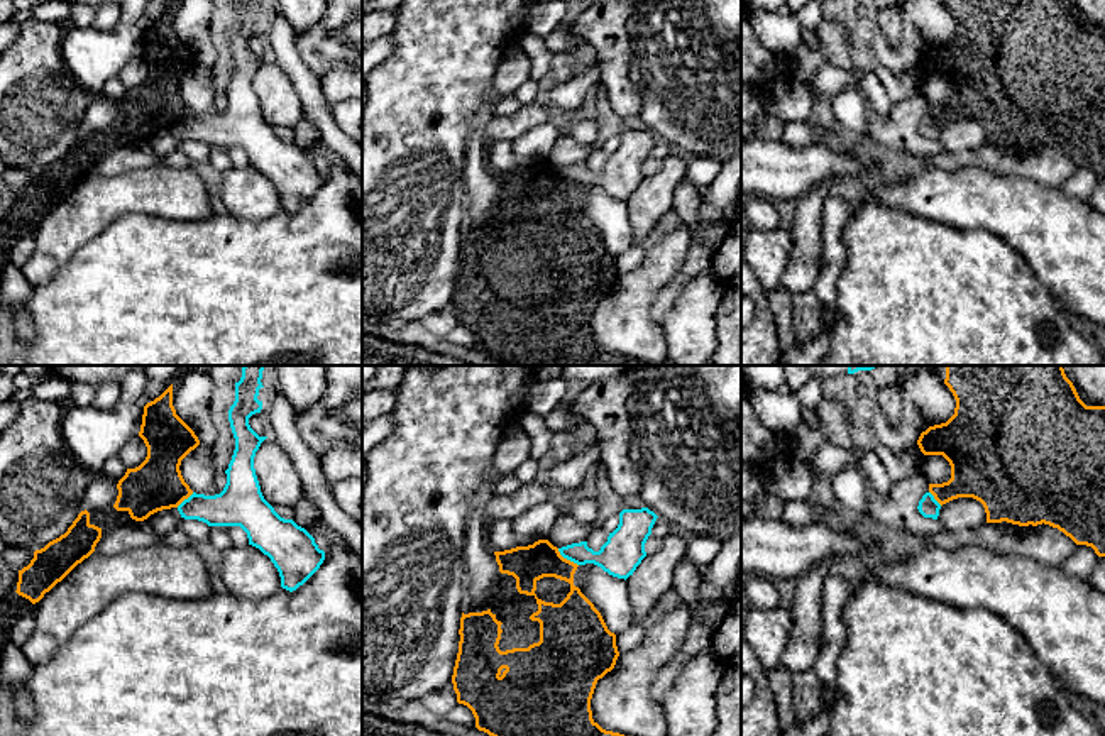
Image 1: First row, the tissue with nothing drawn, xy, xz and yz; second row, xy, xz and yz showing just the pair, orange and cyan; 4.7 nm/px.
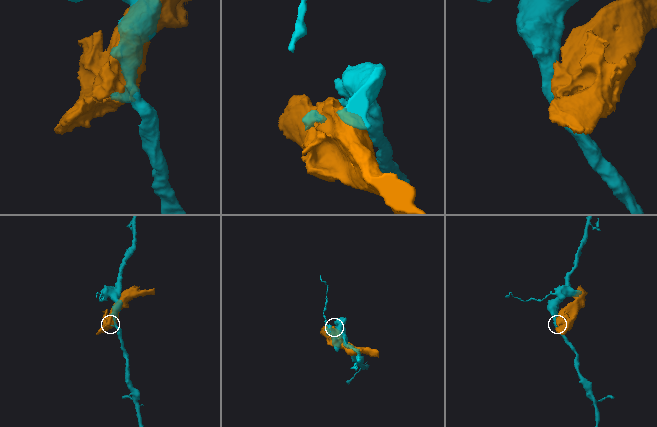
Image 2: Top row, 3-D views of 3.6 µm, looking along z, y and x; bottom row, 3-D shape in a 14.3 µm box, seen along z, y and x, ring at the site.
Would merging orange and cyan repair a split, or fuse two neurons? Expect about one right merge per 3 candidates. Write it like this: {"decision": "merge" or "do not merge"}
{"decision": "do not merge"}

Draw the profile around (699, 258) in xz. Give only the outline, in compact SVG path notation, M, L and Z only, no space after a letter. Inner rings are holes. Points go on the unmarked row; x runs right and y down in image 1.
M702 235L690 237L690 247L684 264L673 279L658 293L651 306L655 321L663 323L680 293L707 267L712 266L714 245Z

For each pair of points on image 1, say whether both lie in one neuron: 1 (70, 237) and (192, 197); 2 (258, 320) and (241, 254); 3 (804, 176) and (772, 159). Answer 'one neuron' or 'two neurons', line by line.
1: one neuron
2: one neuron
3: one neuron

